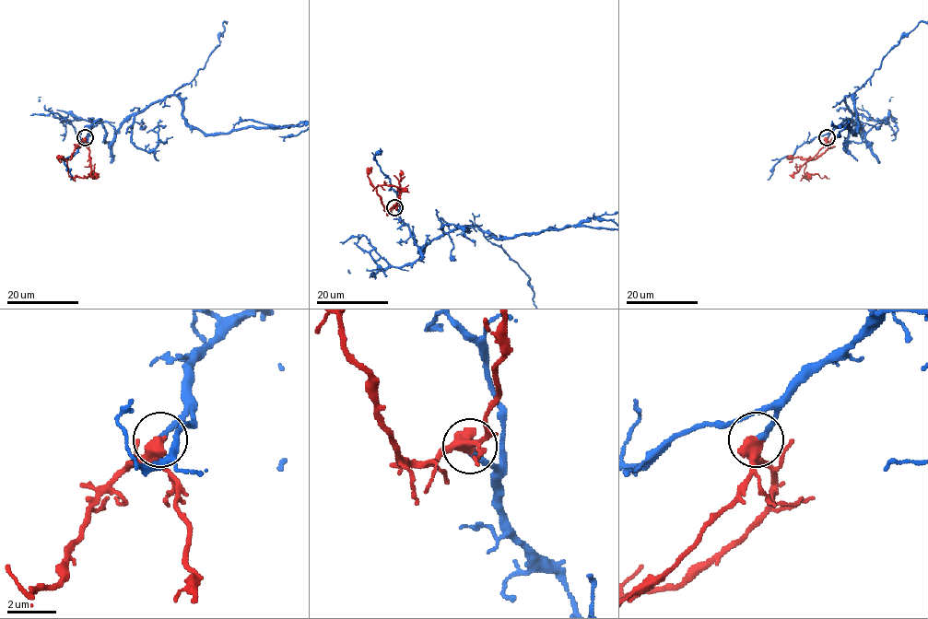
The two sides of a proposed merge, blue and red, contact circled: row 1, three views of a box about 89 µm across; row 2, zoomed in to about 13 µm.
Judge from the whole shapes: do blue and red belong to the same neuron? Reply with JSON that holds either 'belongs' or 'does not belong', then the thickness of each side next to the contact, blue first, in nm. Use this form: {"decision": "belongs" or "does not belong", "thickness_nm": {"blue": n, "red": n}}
{"decision": "belongs", "thickness_nm": {"blue": 260, "red": 440}}

